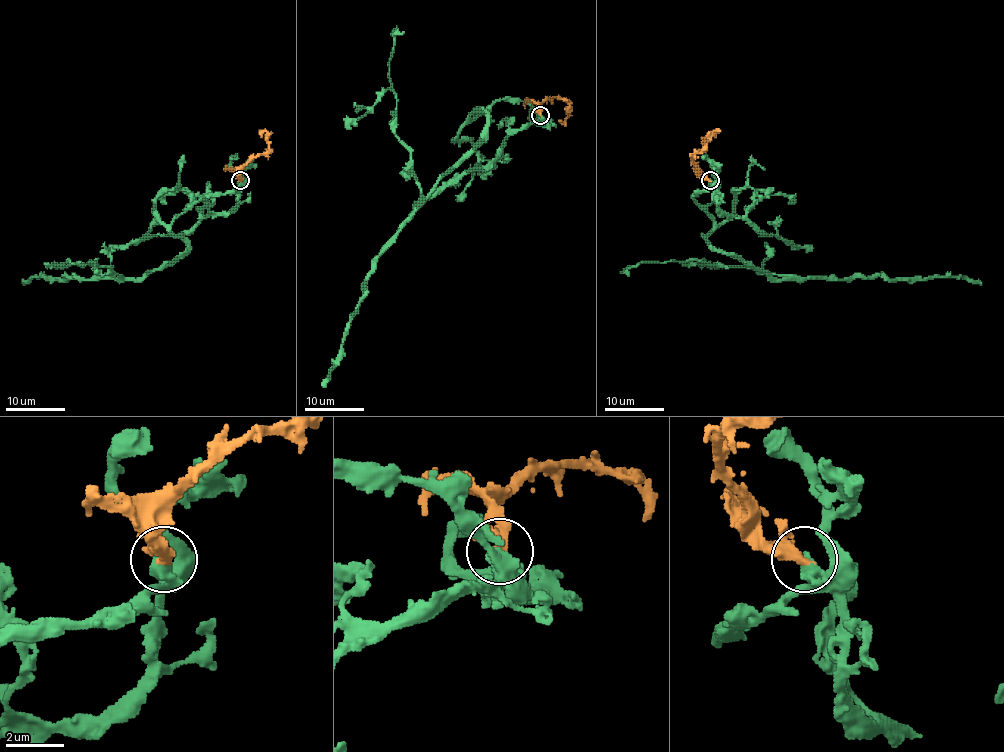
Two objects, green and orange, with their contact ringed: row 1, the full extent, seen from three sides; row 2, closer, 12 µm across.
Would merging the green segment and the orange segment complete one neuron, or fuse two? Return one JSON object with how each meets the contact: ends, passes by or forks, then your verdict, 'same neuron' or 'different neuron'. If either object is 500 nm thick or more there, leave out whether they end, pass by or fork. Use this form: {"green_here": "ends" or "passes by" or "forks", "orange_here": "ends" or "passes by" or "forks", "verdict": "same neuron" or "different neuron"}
{"green_here": "passes by", "orange_here": "passes by", "verdict": "same neuron"}

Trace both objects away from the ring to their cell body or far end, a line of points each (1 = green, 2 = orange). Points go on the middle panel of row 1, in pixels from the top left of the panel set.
1: (539, 115), (500, 99), (473, 113), (485, 114), (480, 139), (377, 258), (323, 387)
2: (539, 115), (538, 107), (548, 98), (564, 99), (569, 105), (567, 117), (560, 120)

